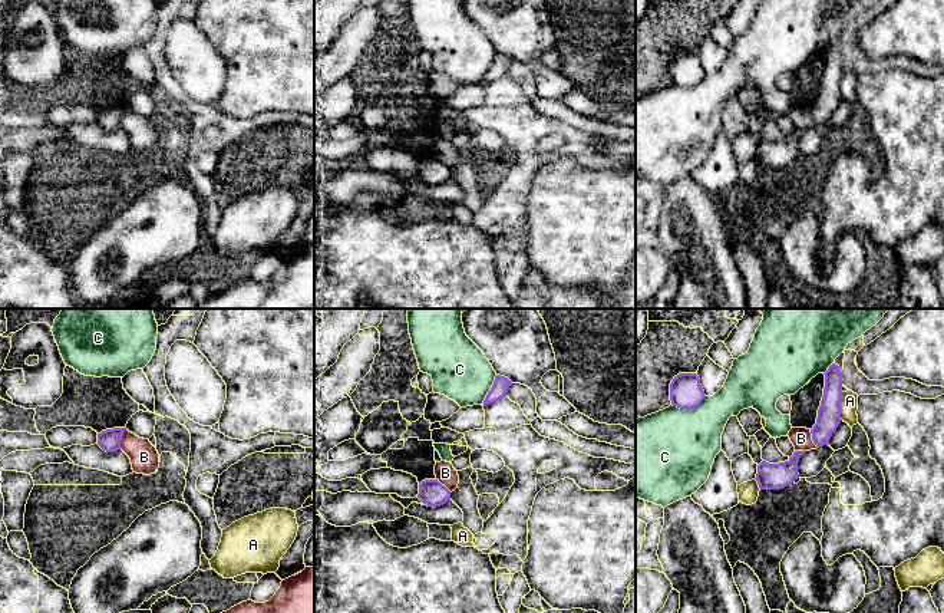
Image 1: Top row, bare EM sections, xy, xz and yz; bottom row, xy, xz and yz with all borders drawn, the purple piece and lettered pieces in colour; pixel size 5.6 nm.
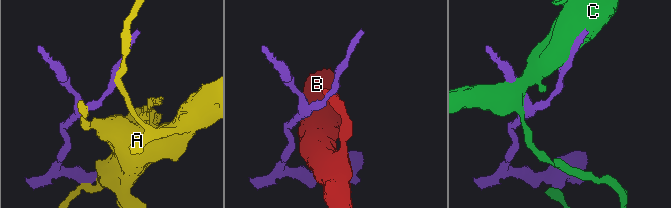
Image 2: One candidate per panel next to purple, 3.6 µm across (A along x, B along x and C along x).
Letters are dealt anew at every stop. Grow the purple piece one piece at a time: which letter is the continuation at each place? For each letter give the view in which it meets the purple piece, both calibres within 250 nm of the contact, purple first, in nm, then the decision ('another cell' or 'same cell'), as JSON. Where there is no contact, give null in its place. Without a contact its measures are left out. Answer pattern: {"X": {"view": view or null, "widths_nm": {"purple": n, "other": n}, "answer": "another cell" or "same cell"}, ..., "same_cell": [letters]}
{"A": {"view": "yz", "widths_nm": {"purple": 130, "other": 100}, "answer": "another cell"}, "B": {"view": "xy", "widths_nm": {"purple": 120, "other": 160}, "answer": "another cell"}, "C": {"view": "yz", "widths_nm": {"purple": 190, "other": 460}, "answer": "another cell"}, "same_cell": []}

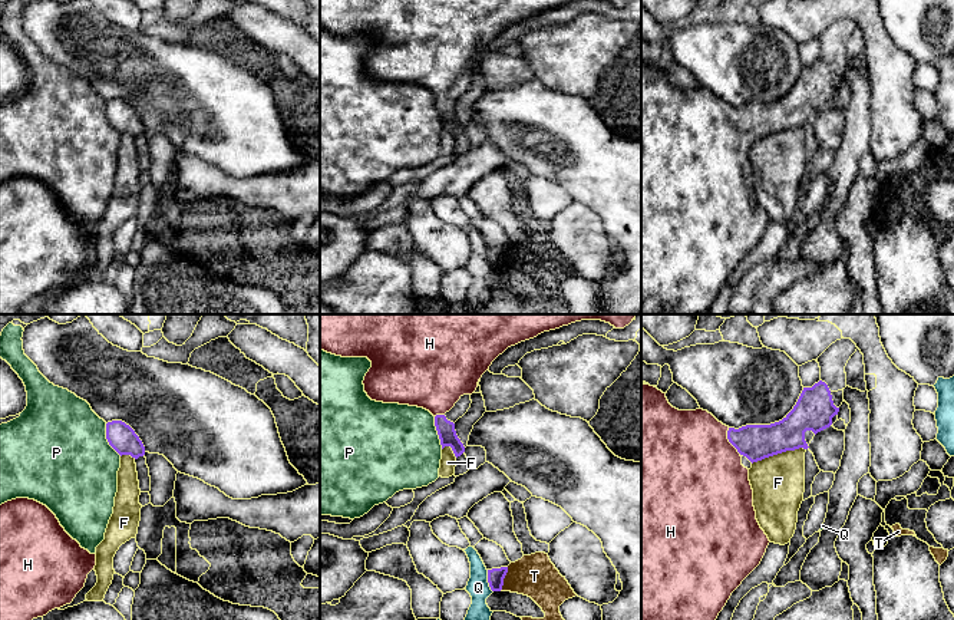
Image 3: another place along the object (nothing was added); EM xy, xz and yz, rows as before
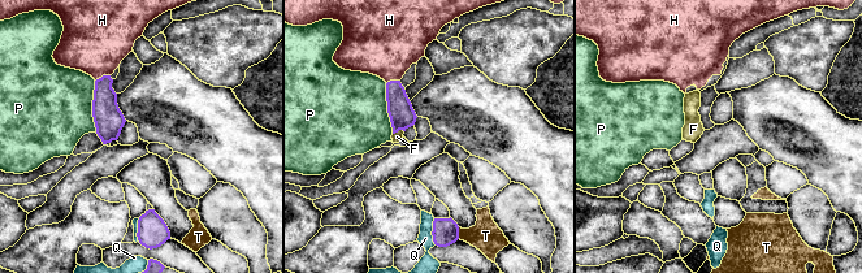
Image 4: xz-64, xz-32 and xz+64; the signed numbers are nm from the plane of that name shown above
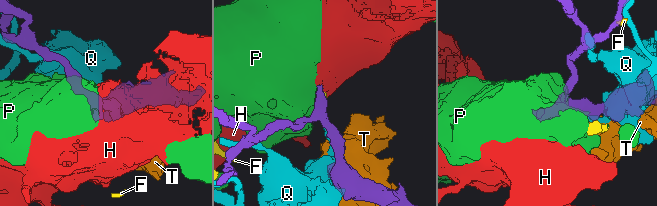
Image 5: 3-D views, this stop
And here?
{"F": {"view": "yz", "widths_nm": {"purple": 200, "other": 300}, "answer": "another cell"}, "H": {"view": "yz", "widths_nm": {"purple": 200, "other": 500}, "answer": "same cell"}, "P": {"view": "xy", "widths_nm": {"purple": 160, "other": 500}, "answer": "another cell"}, "Q": {"view": "xz", "widths_nm": {"purple": 100, "other": 120}, "answer": "another cell"}, "T": {"view": "xz", "widths_nm": {"purple": 100, "other": 240}, "answer": "another cell"}, "same_cell": ["H"]}

